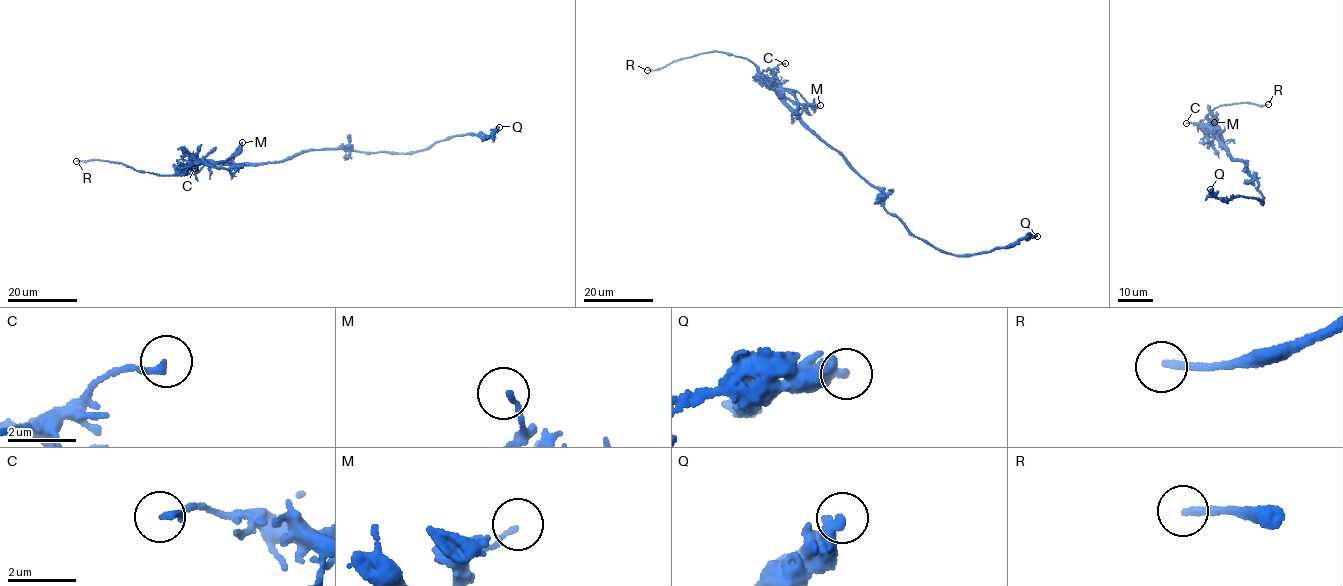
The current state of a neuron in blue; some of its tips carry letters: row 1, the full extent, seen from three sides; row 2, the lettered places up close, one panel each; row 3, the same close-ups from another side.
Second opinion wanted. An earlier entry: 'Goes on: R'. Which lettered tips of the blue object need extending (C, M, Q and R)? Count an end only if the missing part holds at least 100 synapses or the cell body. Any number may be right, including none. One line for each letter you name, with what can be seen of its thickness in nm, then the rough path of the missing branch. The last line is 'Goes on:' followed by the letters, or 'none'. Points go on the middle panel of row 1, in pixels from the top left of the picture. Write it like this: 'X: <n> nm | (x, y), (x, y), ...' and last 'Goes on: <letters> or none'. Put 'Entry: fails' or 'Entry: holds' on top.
Entry: holds
R: 200 nm
Goes on: R

